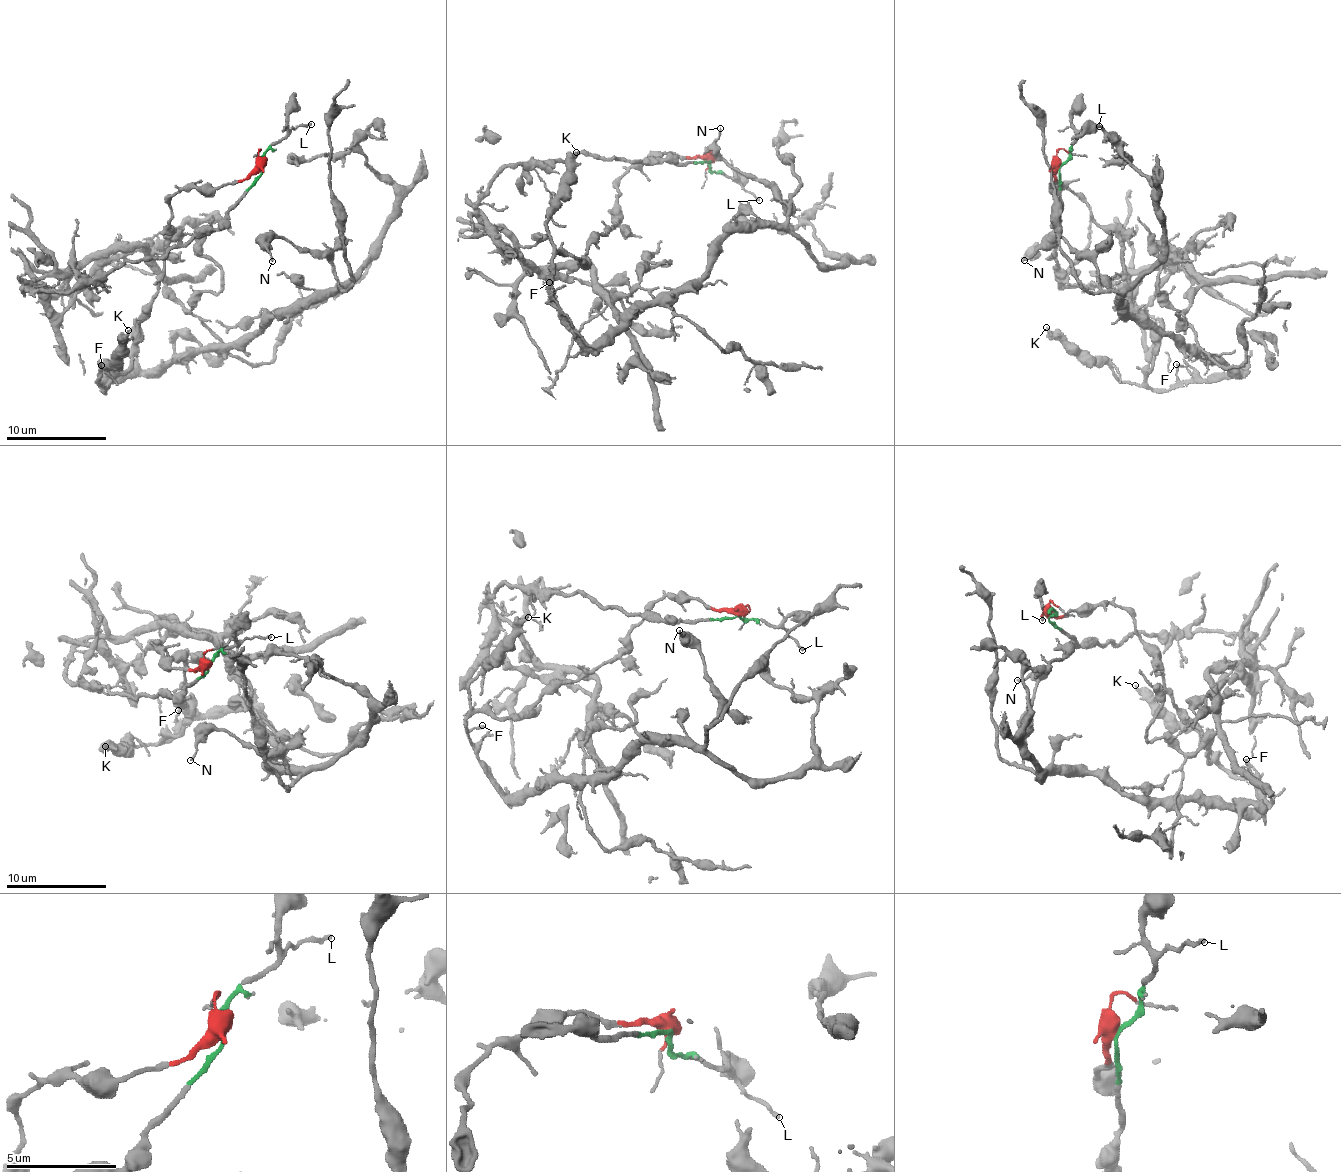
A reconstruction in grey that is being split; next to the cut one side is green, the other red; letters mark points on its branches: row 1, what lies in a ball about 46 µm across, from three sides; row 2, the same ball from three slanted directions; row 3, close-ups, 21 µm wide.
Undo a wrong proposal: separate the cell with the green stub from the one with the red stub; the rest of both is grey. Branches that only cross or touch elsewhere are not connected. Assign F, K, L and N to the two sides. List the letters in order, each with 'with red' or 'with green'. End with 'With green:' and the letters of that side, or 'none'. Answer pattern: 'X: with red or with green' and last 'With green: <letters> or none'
F: with red
K: with red
L: with green
N: with red
With green: L

